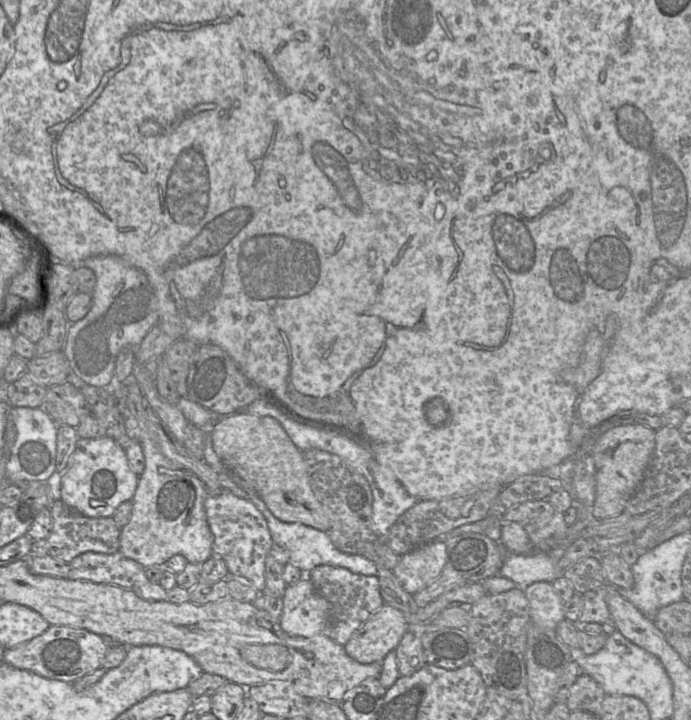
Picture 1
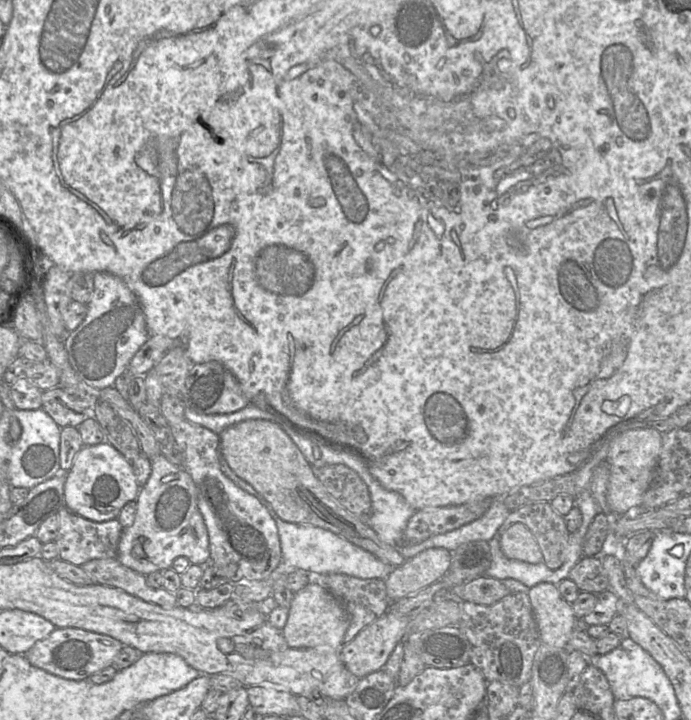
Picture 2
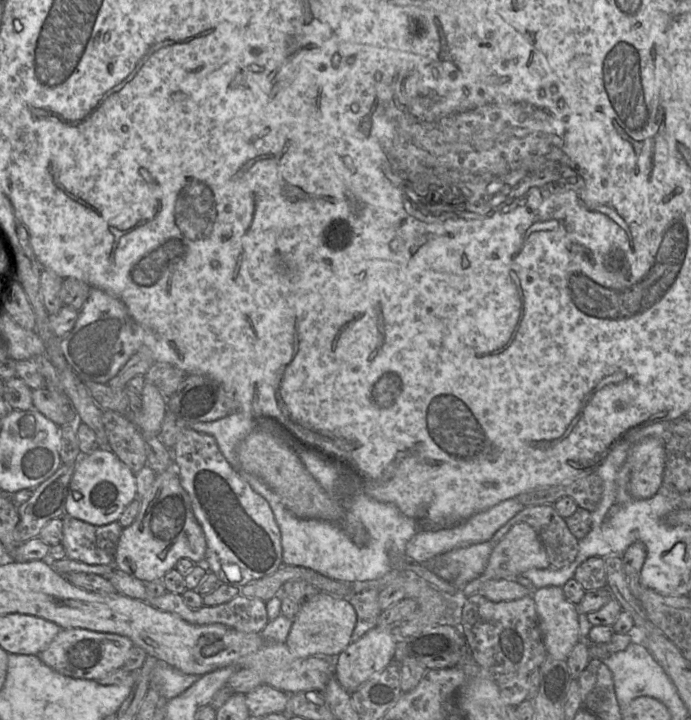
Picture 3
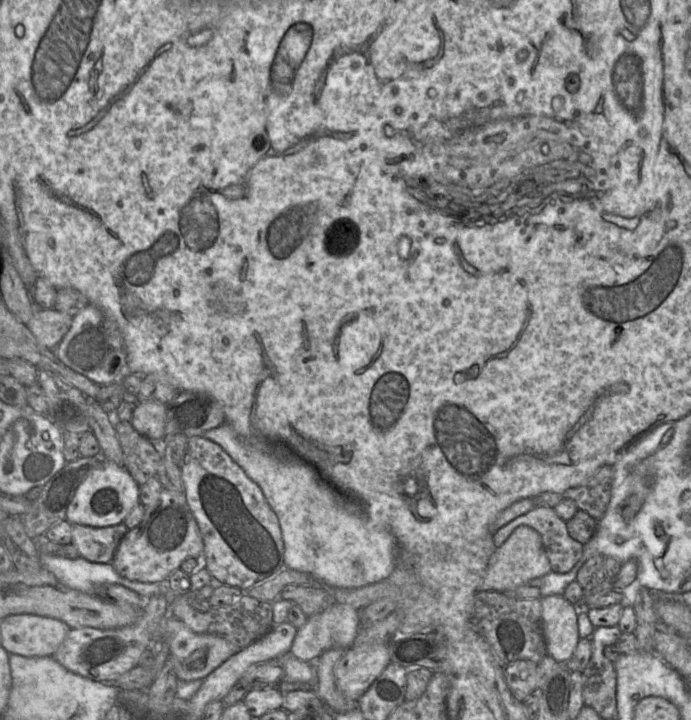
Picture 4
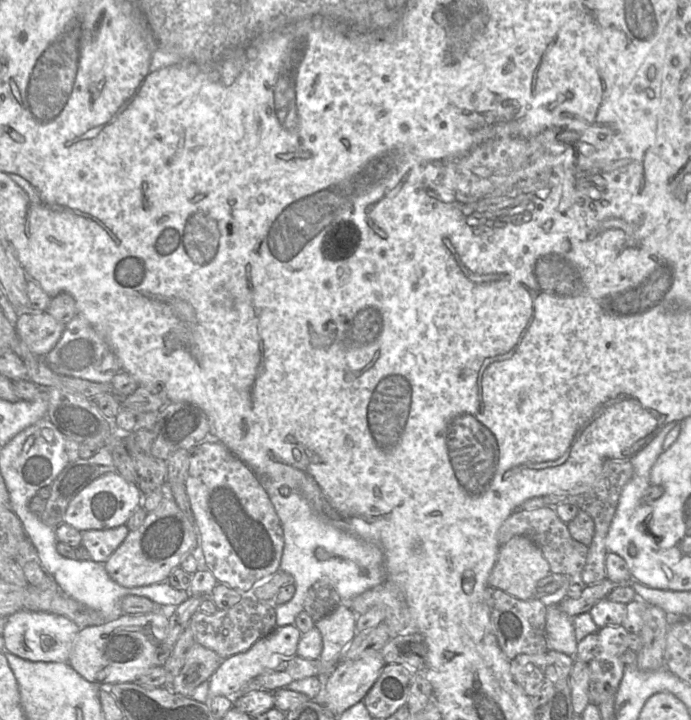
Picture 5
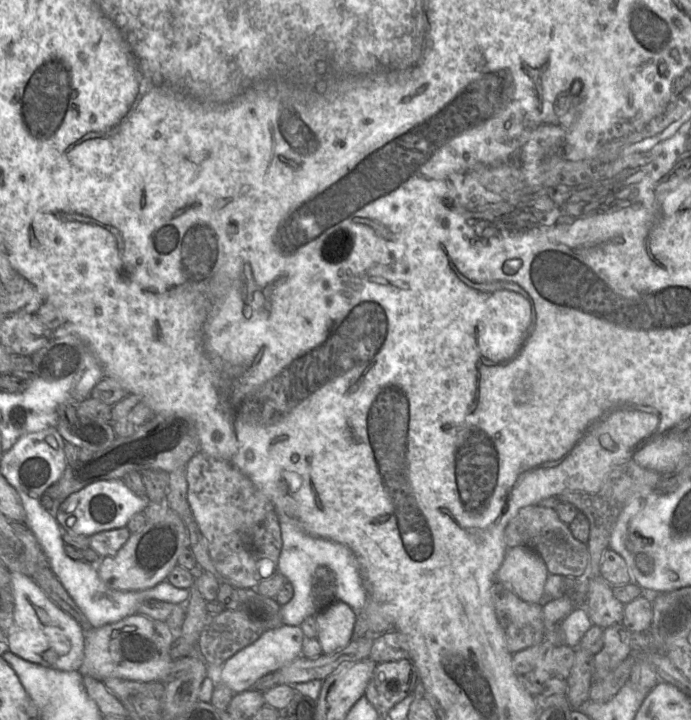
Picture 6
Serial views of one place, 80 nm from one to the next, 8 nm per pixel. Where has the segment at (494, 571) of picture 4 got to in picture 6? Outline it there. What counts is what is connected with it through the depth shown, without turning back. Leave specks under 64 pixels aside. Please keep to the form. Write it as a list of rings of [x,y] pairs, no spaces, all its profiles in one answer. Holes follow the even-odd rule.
[[[516,546],[507,548],[503,562],[496,573],[496,582],[504,584],[527,603],[541,603],[548,574],[545,562],[535,551],[526,546]]]

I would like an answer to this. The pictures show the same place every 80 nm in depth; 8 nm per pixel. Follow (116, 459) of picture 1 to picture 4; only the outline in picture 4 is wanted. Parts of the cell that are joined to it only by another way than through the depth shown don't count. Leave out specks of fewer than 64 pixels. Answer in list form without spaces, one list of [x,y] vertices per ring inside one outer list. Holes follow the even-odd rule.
[[[110,460],[94,469],[78,486],[70,502],[66,520],[94,528],[110,527],[121,524],[132,509],[140,503],[140,486],[130,473],[122,466]]]

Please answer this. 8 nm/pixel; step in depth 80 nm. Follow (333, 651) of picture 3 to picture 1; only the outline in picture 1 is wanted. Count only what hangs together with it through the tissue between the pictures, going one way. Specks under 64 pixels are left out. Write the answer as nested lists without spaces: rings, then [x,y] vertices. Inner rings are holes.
[[[308,579],[286,587],[280,625],[291,636],[312,637],[326,633],[330,605]]]

